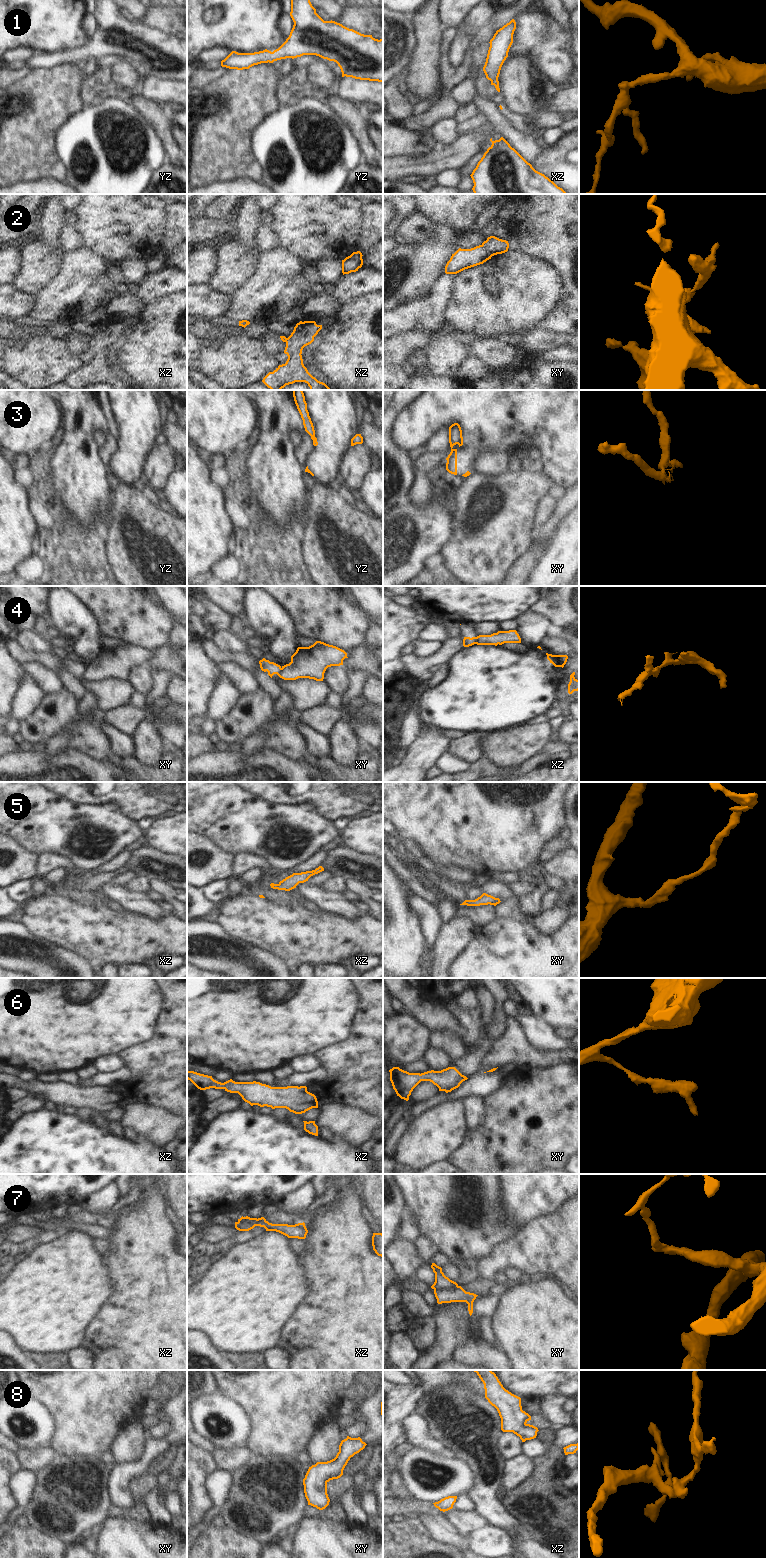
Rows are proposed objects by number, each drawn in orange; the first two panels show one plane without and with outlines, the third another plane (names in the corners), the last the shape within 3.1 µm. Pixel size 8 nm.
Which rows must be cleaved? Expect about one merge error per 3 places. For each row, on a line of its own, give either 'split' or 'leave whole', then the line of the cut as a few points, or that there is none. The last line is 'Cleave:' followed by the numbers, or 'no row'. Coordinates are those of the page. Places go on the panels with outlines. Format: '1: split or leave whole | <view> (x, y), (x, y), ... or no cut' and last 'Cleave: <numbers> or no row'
1: leave whole | no cut
2: split | xy (481, 245), (492, 255)
3: split | xy (461, 436), (458, 444)
4: split | xy (282, 668), (278, 675)
5: leave whole | no cut
6: leave whole | no cut
7: split | xy (458, 1286), (434, 1290)
8: leave whole | no cut
Cleave: 2, 3, 4, 7

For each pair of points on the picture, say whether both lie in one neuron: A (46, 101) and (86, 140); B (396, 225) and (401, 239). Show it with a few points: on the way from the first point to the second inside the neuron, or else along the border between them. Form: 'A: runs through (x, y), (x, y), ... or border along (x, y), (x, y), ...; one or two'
A: border along (83, 104), (83, 107), (59, 129), (56, 142); two
B: border along (412, 214), (394, 237); two

